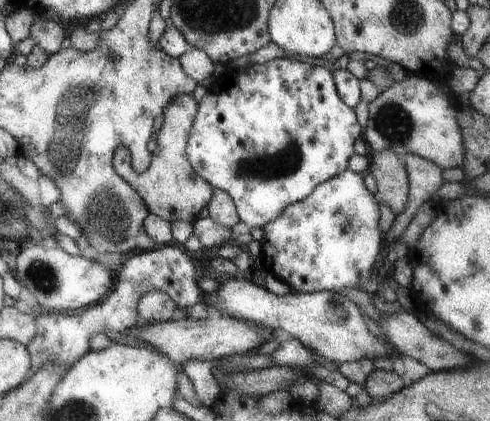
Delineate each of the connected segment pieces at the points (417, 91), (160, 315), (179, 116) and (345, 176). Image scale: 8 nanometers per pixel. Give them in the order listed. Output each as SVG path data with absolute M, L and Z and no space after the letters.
M407 76L385 88L375 99L367 103L368 118L362 139L367 141L373 152L391 150L401 157L403 154L417 154L425 160L434 162L440 169L461 167L463 162L463 136L457 124L456 97L447 84L434 83L427 78Z
M149 290L139 296L136 310L141 322L163 322L175 316L176 305L167 293Z
M176 94L163 109L163 123L157 134L156 145L151 153L151 162L147 170L136 173L130 167L130 151L124 146L117 146L111 158L113 170L121 176L141 197L143 204L151 214L160 216L167 222L194 220L197 213L206 206L213 194L213 189L192 169L185 156L187 134L193 124L198 102L192 94Z
M343 170L329 180L317 184L307 196L287 204L281 214L261 226L260 260L266 272L282 280L288 288L299 293L327 290L339 293L343 288L365 286L372 275L373 262L380 263L386 249L383 234L377 226L379 206L374 194L364 185L364 174Z

